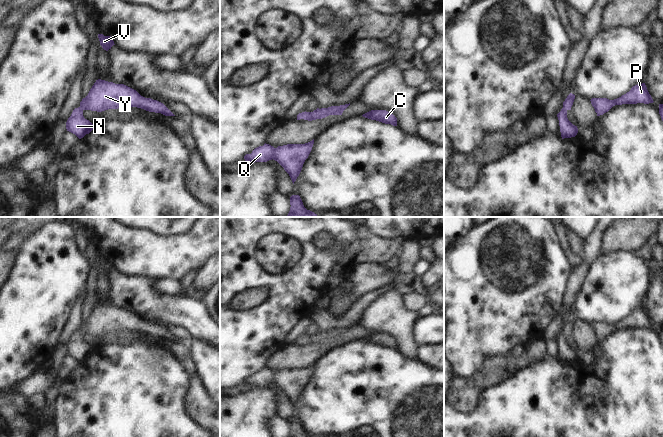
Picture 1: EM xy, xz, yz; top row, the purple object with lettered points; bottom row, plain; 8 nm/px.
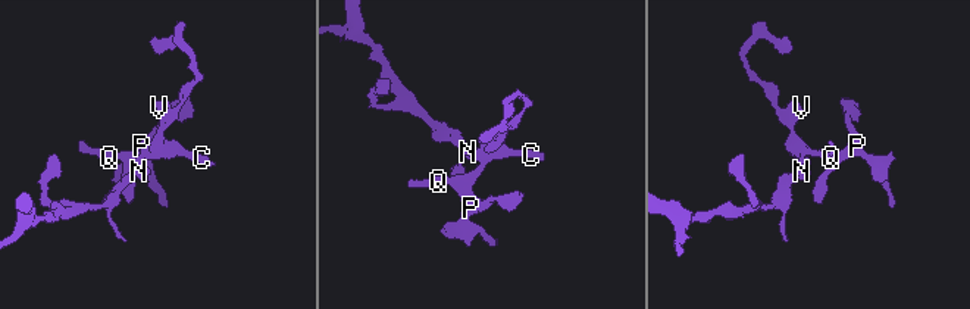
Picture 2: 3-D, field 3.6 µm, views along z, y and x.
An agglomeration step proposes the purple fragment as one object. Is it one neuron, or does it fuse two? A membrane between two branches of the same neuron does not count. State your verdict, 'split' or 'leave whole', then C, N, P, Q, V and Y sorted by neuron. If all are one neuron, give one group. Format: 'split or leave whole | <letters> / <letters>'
leave whole | C N P Q V Y

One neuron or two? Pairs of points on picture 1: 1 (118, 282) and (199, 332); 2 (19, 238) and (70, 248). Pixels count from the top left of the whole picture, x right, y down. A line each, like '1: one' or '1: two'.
1: one
2: two

